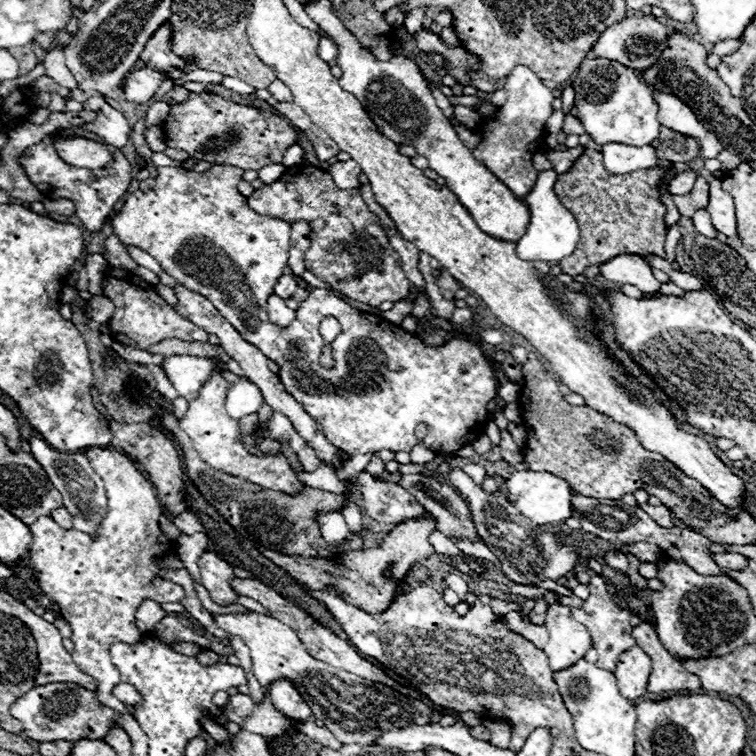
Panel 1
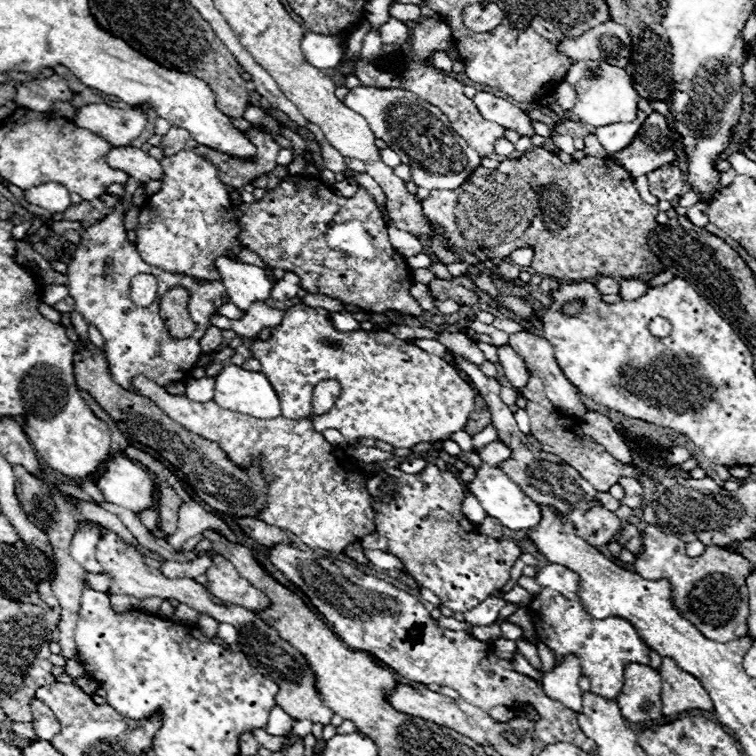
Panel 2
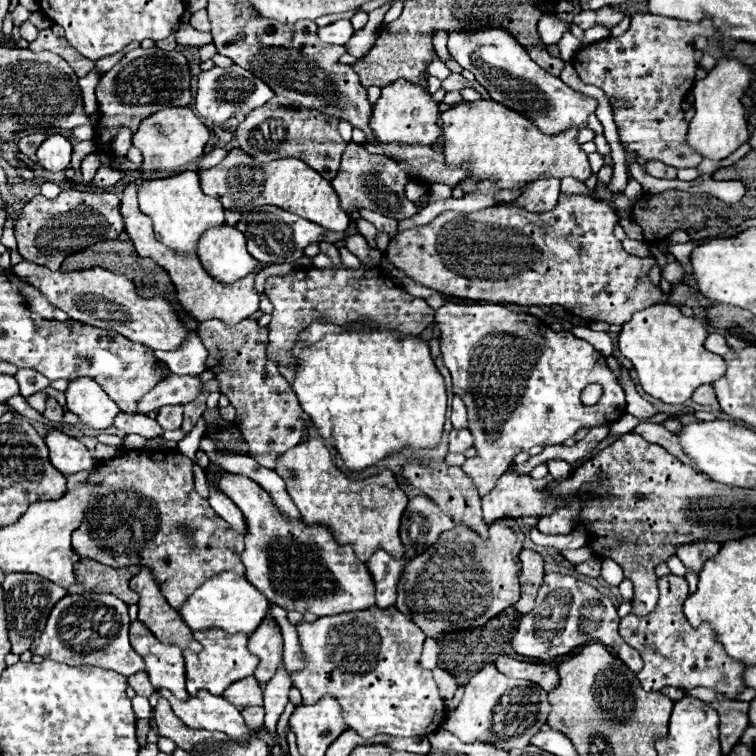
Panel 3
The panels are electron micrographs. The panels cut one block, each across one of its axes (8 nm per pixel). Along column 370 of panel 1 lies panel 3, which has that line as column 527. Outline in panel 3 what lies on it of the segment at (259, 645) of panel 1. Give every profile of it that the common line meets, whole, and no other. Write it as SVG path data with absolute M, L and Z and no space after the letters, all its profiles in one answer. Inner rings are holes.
M486 664L476 676L470 678L462 702L454 712L446 712L446 718L440 724L440 728L458 736L466 744L484 742L496 746L498 750L524 748L526 744L530 744L534 732L538 732L546 724L550 712L546 696L548 694L536 684L506 678L496 670L494 664ZM502 696L506 696L504 704Z

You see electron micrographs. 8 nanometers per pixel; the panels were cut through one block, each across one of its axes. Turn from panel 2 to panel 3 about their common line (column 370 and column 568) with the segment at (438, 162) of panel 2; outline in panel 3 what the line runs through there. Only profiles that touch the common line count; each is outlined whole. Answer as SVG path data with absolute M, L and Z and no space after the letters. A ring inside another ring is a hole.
M500 28L482 32L452 32L448 36L448 50L464 70L470 70L476 76L494 102L520 112L548 136L560 134L568 128L586 128L588 116L596 110L596 100L568 88L560 78L554 78L544 68L534 64L528 52Z

